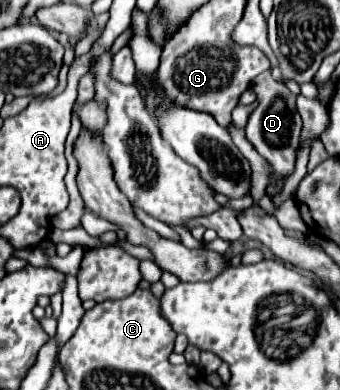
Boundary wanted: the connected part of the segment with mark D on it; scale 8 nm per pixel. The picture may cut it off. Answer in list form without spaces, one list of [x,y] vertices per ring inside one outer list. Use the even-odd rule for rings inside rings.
[[[272,70],[258,74],[254,84],[252,84],[252,90],[256,92],[258,106],[248,116],[246,138],[252,142],[256,152],[264,160],[268,160],[274,176],[280,176],[282,180],[286,180],[294,172],[296,148],[300,144],[300,132],[302,132],[302,118],[296,110],[296,94],[292,94],[286,86],[276,82],[272,78]]]

